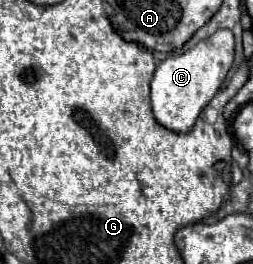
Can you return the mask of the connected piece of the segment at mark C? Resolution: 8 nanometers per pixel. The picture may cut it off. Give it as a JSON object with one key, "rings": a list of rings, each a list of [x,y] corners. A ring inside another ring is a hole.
{"rings":[[[228,29],[216,31],[214,35],[200,41],[182,55],[166,57],[156,67],[156,73],[150,83],[152,111],[156,121],[174,133],[188,133],[194,127],[202,109],[220,91],[222,81],[226,79],[232,67],[232,61],[234,61],[234,35]]]}

